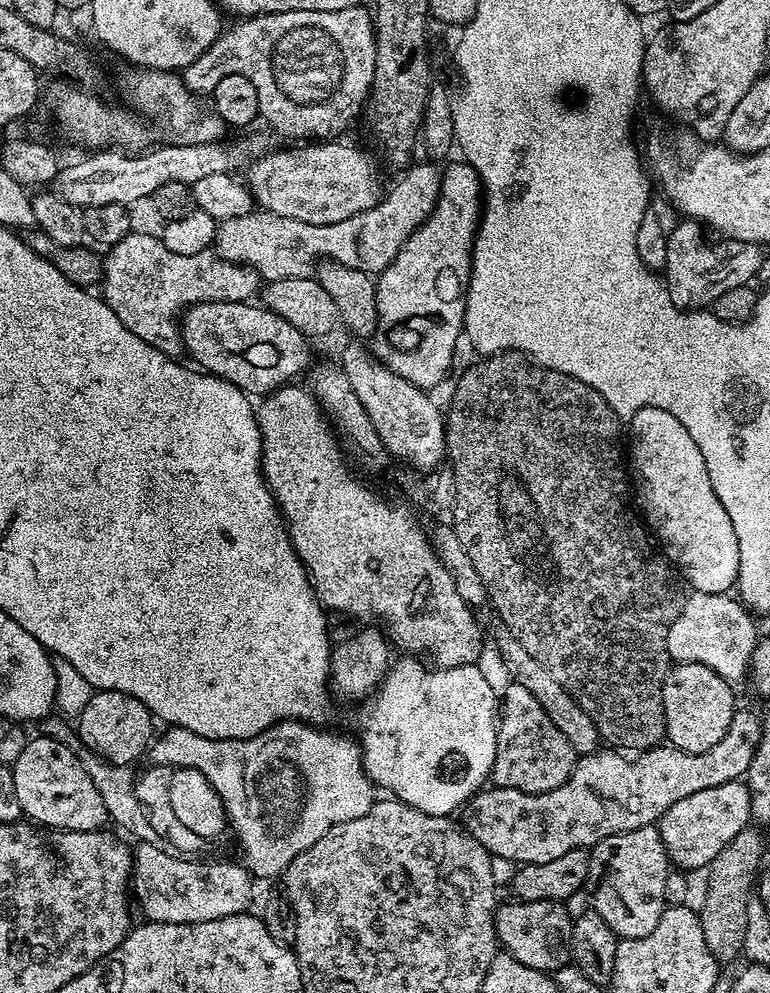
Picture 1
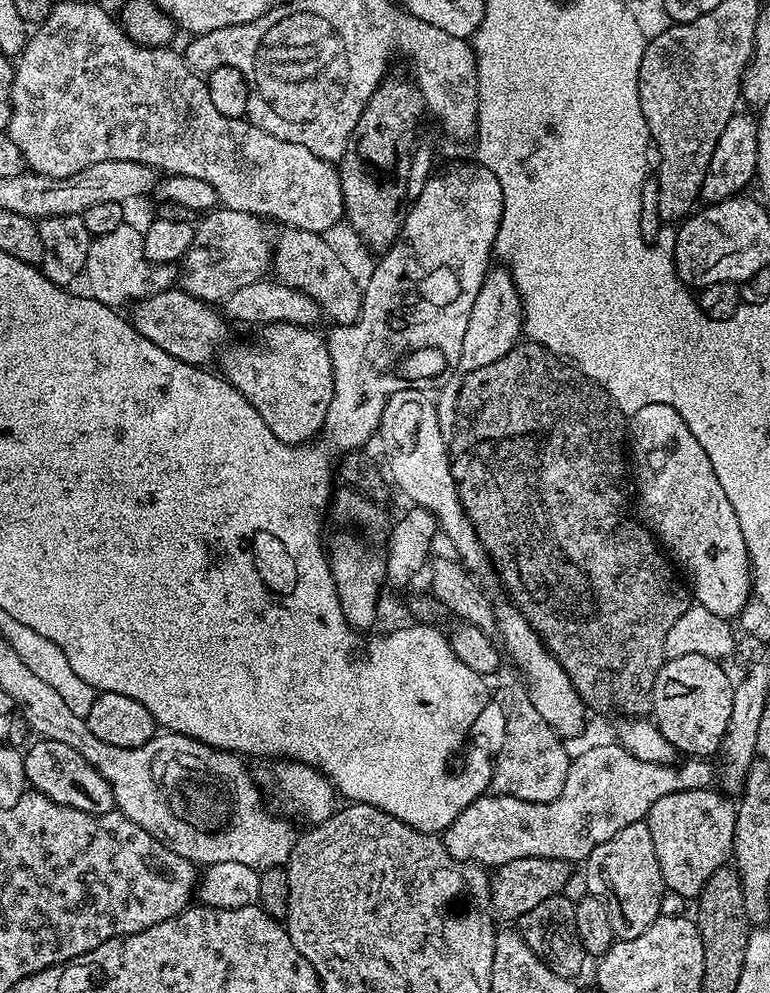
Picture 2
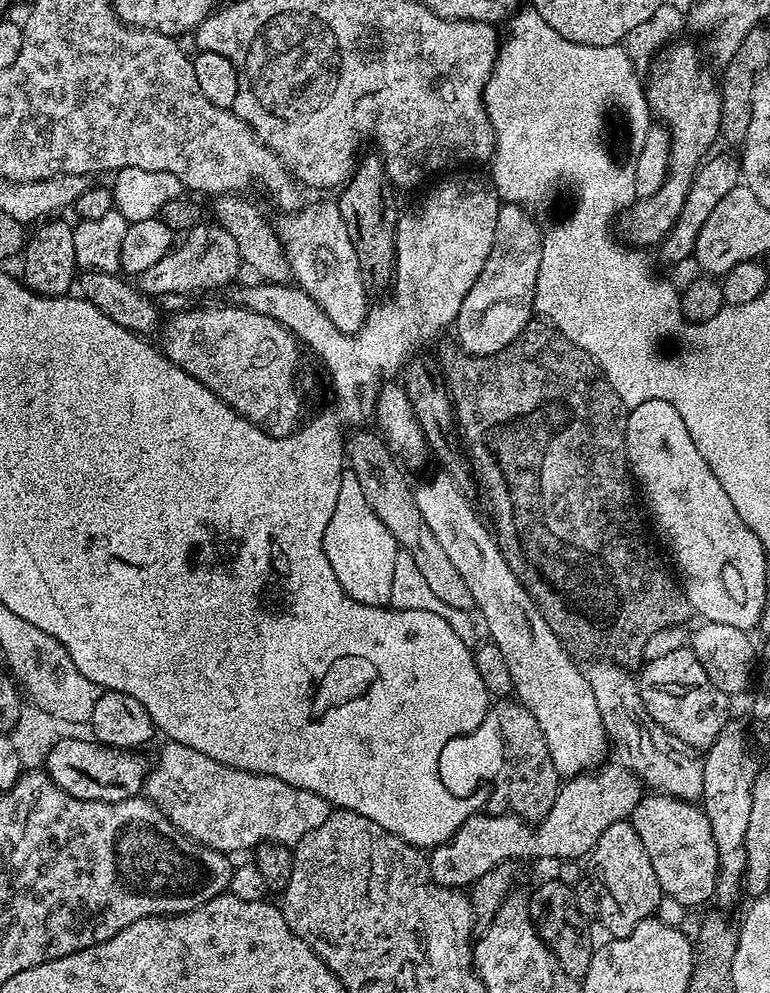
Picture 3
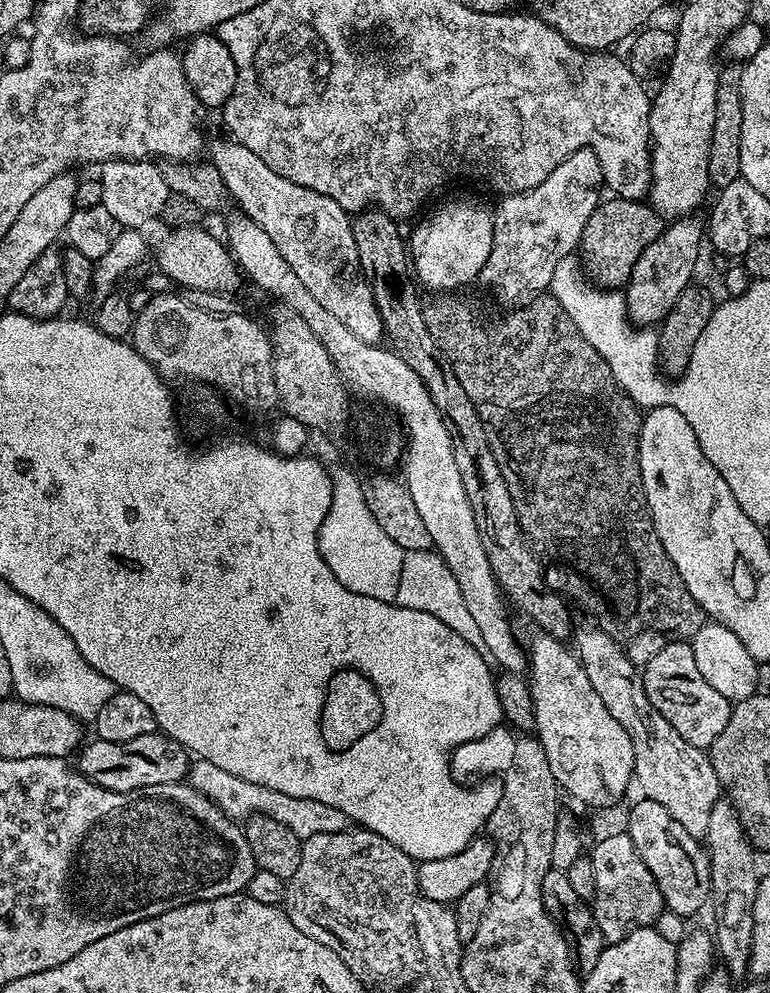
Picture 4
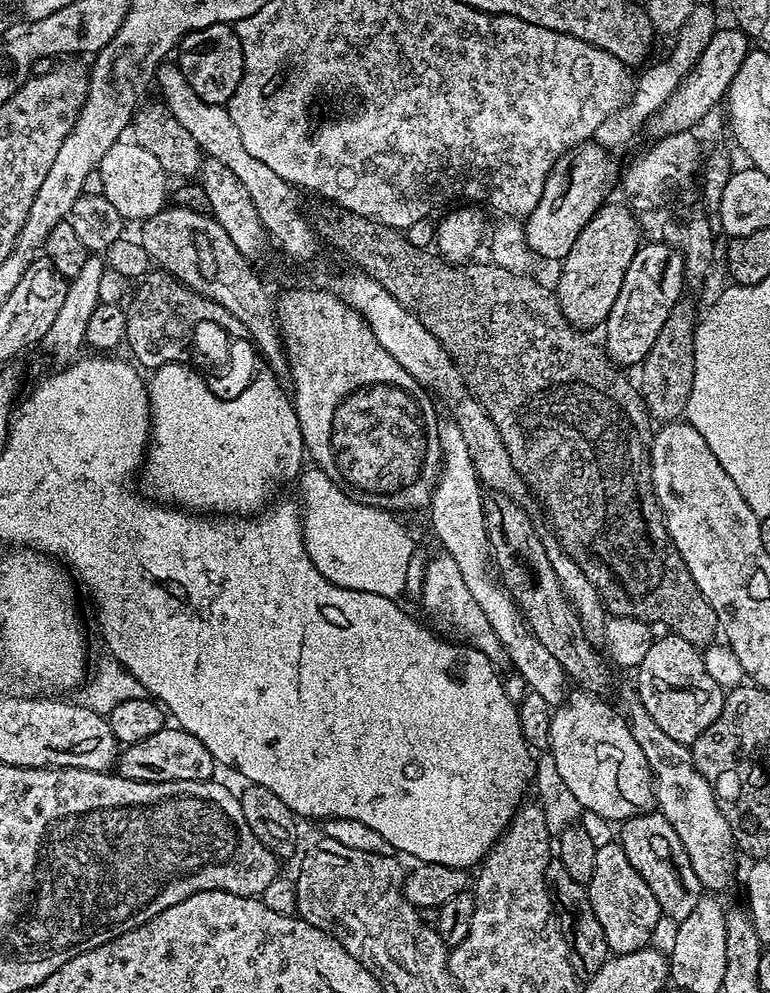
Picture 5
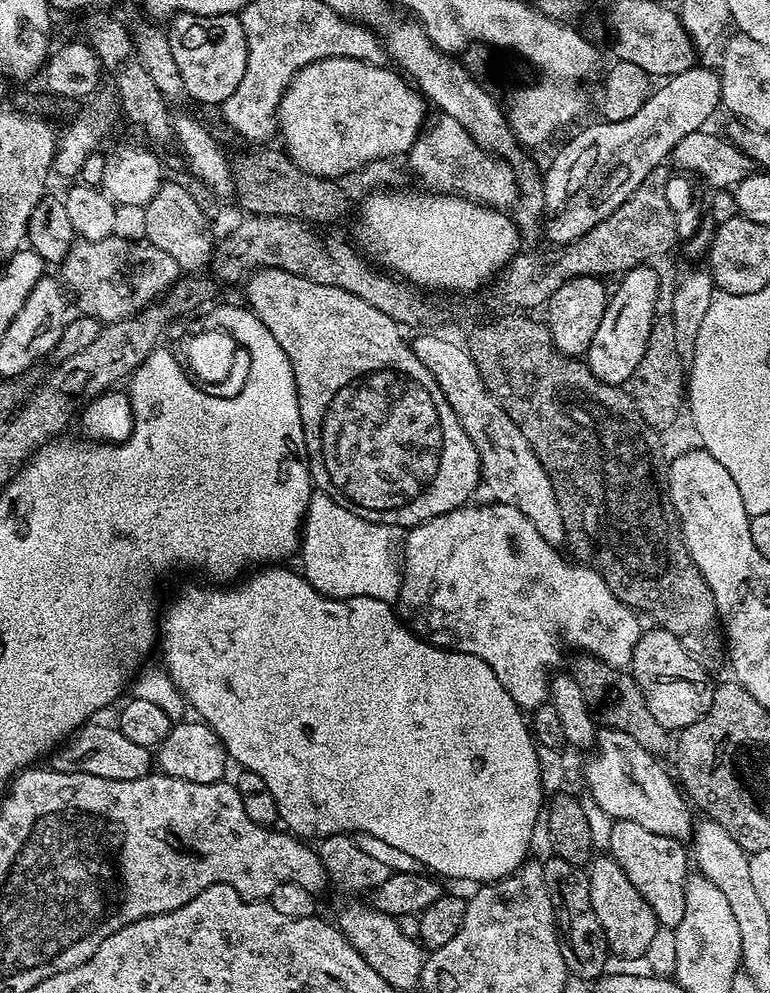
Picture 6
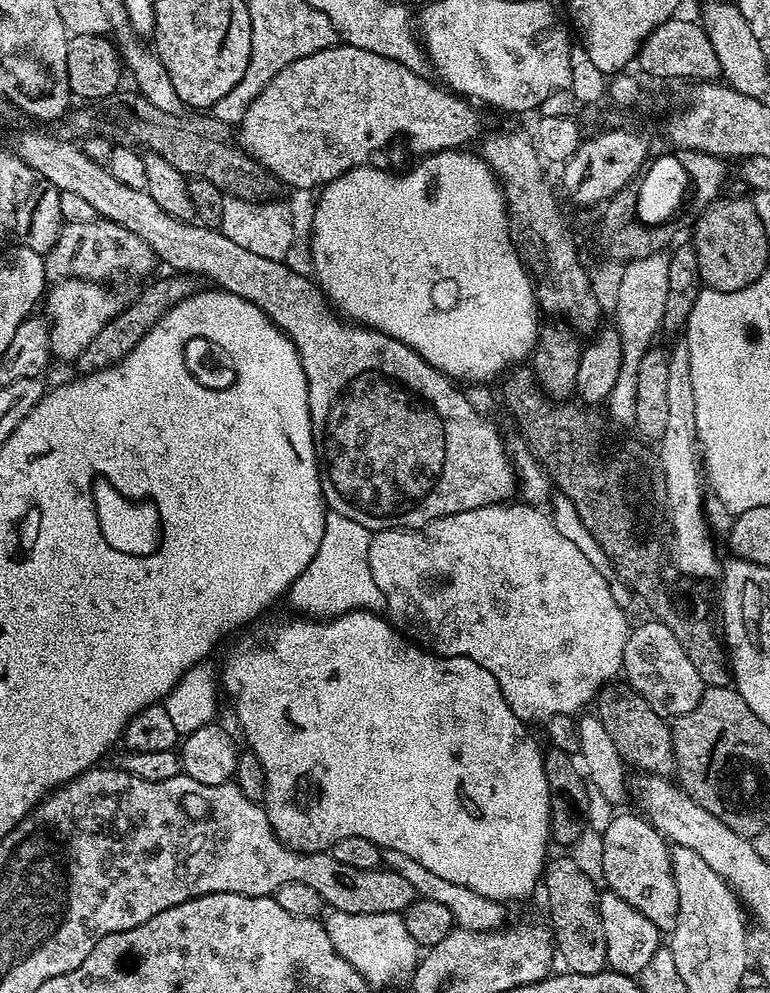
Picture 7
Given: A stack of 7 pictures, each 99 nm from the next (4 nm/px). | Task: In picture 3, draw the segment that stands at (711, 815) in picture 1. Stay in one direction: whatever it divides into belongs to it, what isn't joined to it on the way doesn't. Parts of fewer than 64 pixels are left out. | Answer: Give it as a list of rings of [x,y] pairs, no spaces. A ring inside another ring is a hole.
[[[659,794],[641,795],[630,817],[650,862],[654,862],[654,874],[658,874],[660,891],[665,896],[682,902],[692,910],[695,904],[711,901],[716,894],[718,878],[718,846],[714,846],[714,834],[699,803],[679,800]]]

